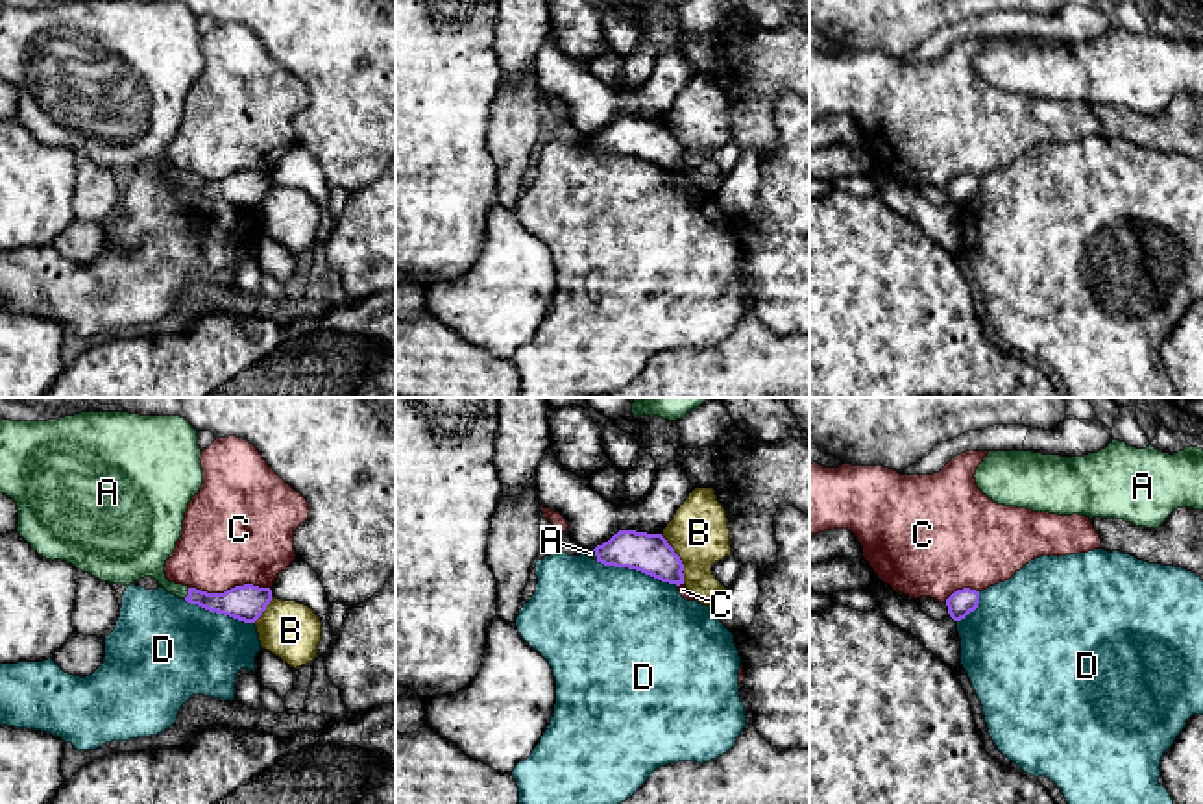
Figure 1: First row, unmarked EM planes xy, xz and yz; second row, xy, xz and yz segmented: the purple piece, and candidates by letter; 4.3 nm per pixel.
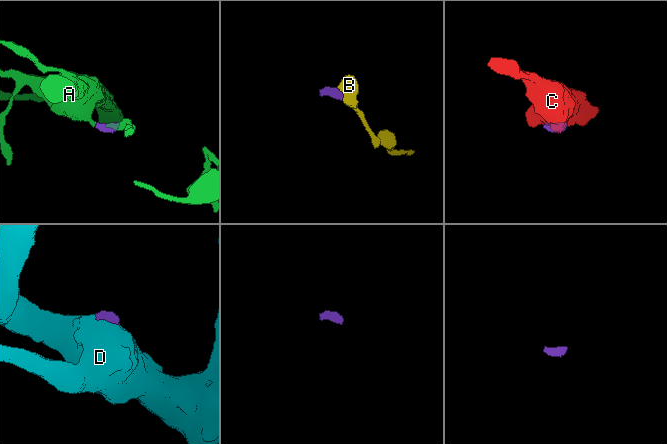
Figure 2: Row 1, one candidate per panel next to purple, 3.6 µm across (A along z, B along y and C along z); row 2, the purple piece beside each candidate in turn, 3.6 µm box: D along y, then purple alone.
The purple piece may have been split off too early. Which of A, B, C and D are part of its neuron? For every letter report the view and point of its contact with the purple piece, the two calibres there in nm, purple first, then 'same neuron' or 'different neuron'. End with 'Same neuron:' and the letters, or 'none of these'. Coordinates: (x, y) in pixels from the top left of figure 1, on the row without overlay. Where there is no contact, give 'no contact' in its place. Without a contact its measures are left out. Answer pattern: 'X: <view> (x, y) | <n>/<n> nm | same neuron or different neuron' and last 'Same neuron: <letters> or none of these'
A: xy (189, 180) | 160/180 nm | same neuron
B: xz (679, 145) | 180/260 nm | different neuron
C: xy (230, 176) | 160/460 nm | different neuron
D: xz (636, 156) | 180/500 nm | different neuron
Same neuron: A

